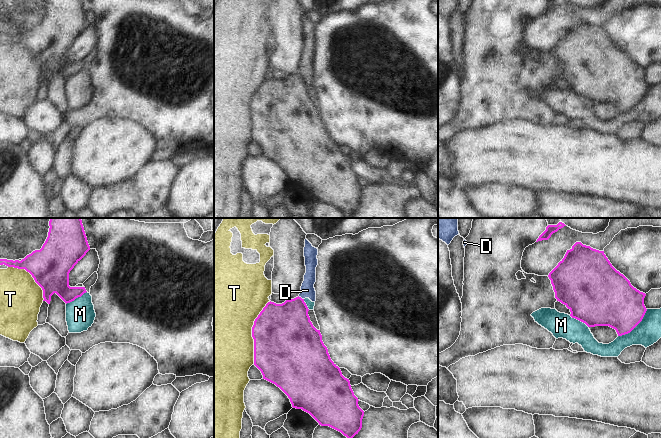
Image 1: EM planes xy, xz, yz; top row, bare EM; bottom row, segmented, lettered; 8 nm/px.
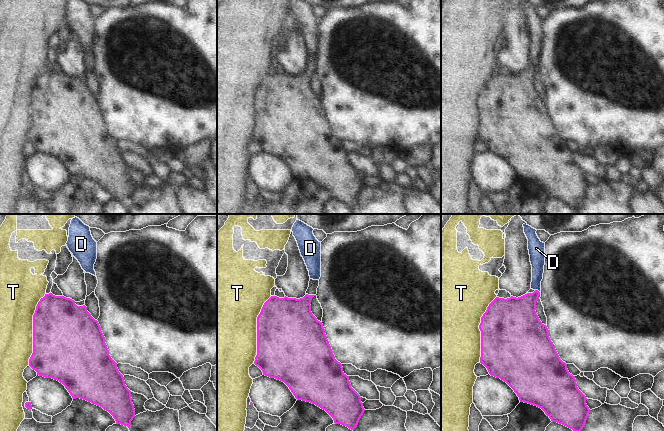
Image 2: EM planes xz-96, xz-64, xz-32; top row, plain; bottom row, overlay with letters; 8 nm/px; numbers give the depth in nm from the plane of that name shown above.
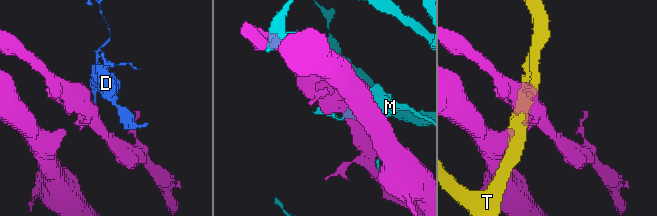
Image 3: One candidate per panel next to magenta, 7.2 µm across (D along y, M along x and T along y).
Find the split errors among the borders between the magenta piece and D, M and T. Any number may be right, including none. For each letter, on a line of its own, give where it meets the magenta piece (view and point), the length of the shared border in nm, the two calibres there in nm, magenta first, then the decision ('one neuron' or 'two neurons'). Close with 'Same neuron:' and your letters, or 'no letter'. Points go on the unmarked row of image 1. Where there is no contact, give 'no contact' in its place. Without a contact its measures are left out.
D: contact xz (300, 73); length 50 nm; calibres 360 and 110 nm; two neurons
M: contact yz (635, 102); length 320 nm; calibres 380 and 200 nm; two neurons
T: contact xz (252, 108); length 550 nm; calibres 480 and 500 nm; two neurons
Same neuron: no letter

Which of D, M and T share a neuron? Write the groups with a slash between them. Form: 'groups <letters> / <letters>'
groups D M / T

